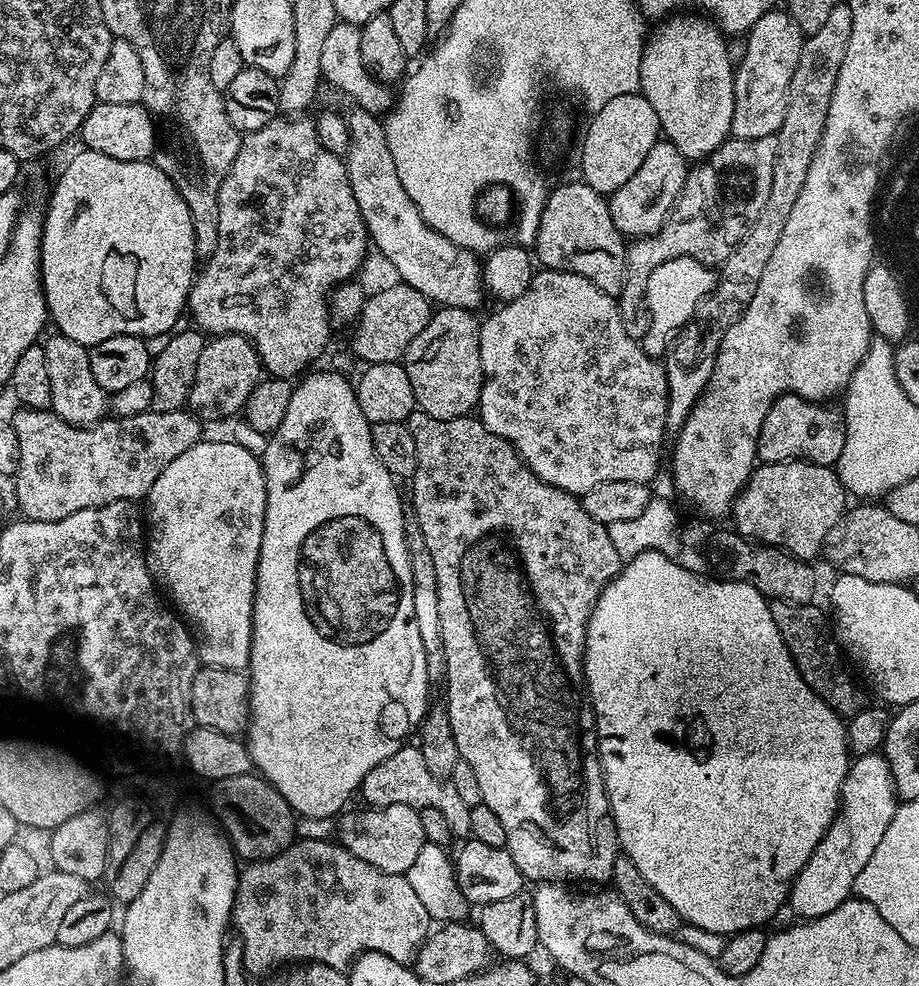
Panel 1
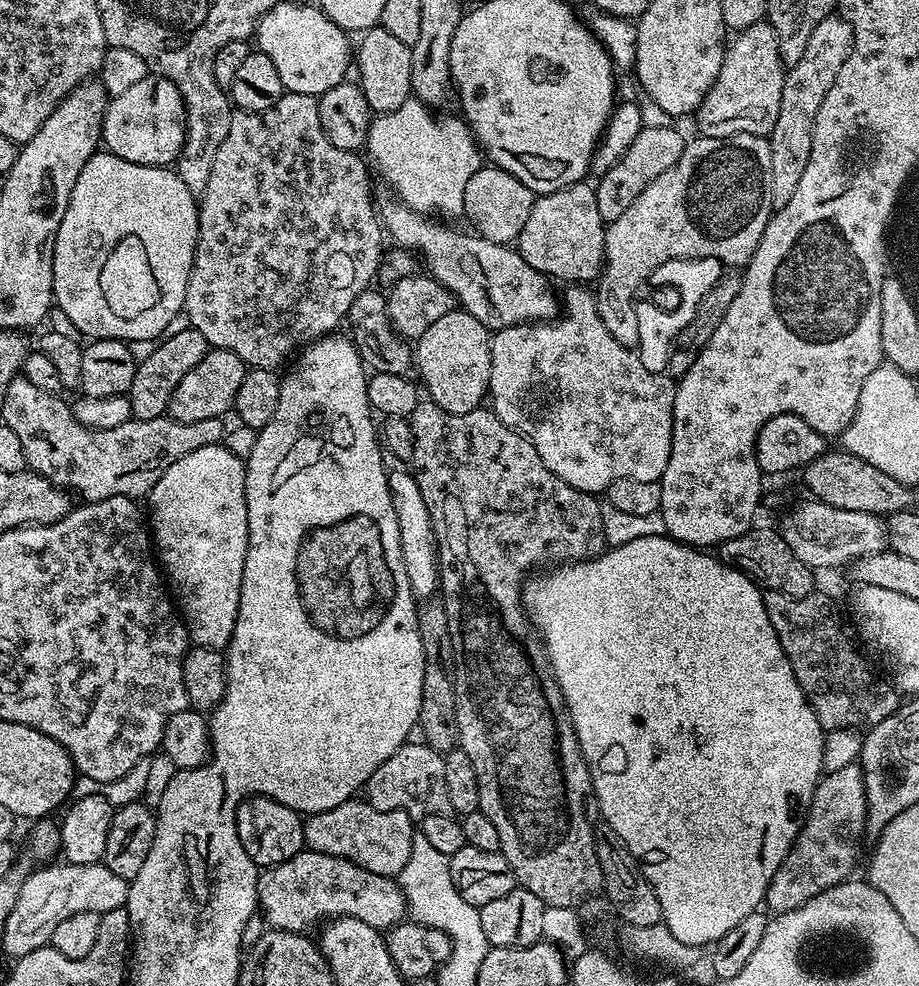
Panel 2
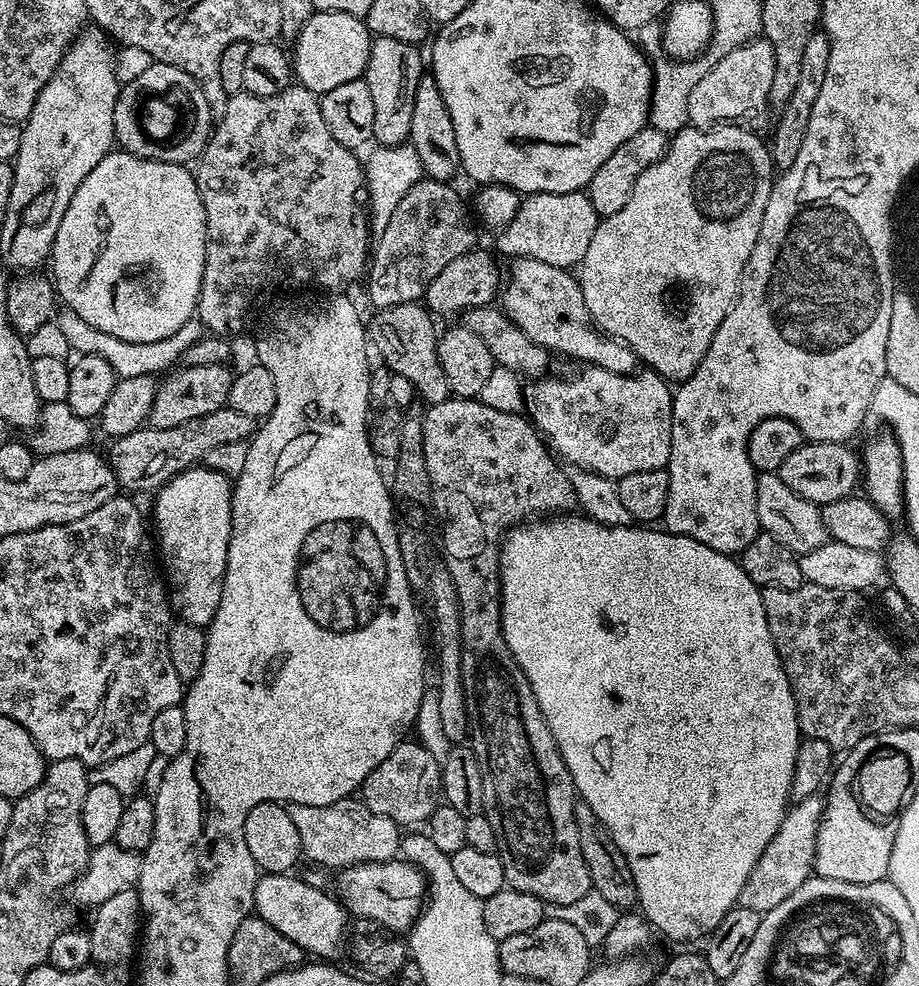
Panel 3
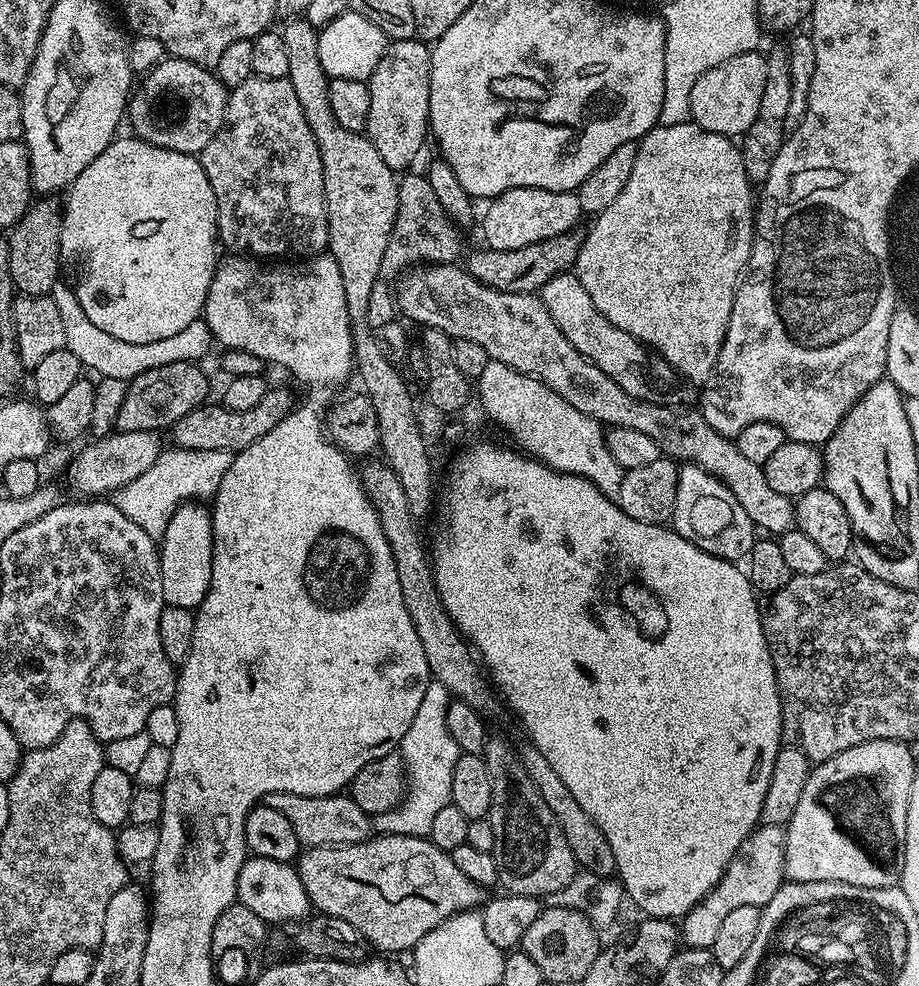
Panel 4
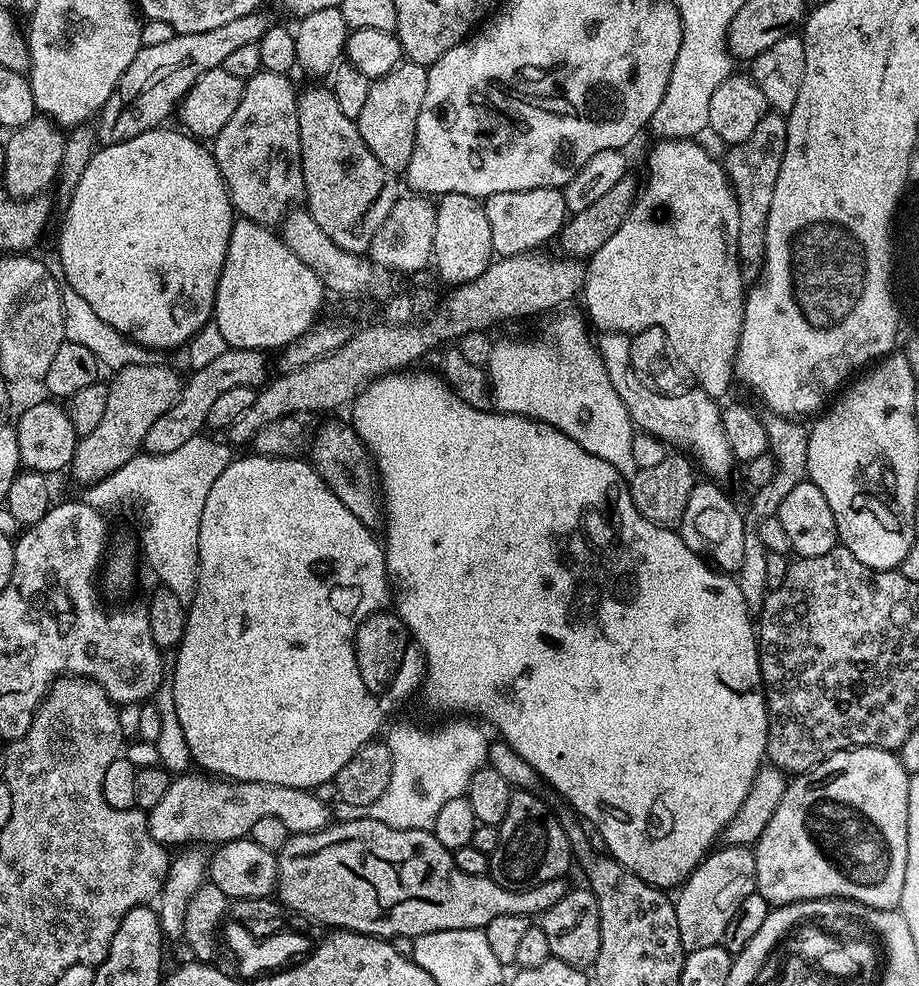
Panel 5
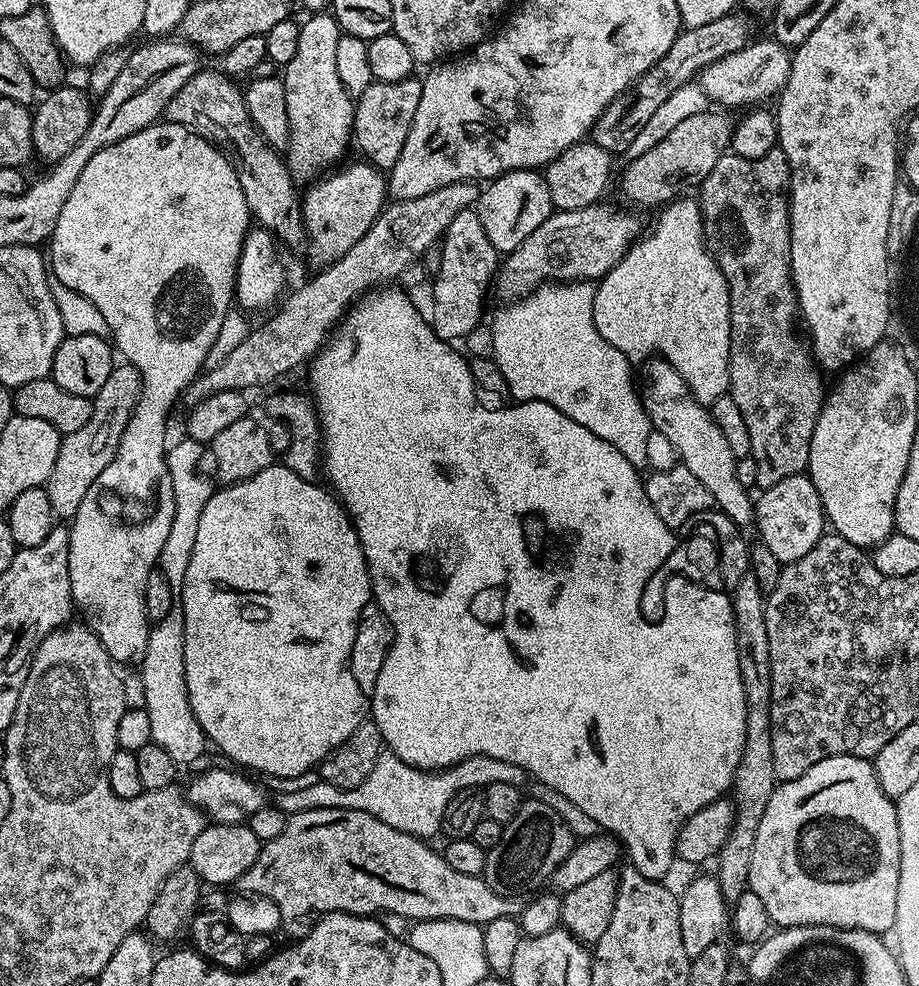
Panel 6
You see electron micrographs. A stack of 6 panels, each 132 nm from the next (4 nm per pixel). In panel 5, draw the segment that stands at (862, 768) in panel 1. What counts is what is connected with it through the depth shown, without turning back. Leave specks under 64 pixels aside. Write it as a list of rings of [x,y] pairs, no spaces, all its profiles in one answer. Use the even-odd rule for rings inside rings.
[[[729,844],[709,852],[703,862],[688,875],[688,879],[679,885],[674,896],[678,914],[678,938],[685,953],[721,943],[726,934],[726,926],[730,918],[734,918],[742,898],[755,891],[756,854],[751,847]]]

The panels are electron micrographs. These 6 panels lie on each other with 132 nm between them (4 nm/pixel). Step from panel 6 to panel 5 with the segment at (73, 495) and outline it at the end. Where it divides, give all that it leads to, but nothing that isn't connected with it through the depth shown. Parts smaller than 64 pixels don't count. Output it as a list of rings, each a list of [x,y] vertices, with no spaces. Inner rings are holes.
[[[163,362],[155,364],[139,364],[138,366],[126,366],[115,373],[116,376],[108,384],[108,397],[106,398],[106,411],[104,416],[98,422],[98,426],[85,436],[79,437],[76,441],[74,458],[70,465],[70,473],[76,480],[81,480],[81,485],[87,486],[93,484],[96,480],[106,478],[118,470],[118,466],[126,466],[130,458],[134,458],[144,447],[146,433],[149,432],[150,426],[174,406],[174,402],[180,396],[182,387],[182,376],[179,376],[172,368],[167,368]]]

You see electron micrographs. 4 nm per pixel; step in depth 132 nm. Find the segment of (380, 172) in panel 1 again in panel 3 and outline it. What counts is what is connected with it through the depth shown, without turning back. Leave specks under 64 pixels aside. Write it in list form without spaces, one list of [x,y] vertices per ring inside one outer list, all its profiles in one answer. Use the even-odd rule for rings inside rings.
[[[516,258],[511,261],[511,264],[512,269],[509,272],[507,269],[507,280],[502,288],[502,300],[504,296],[502,310],[508,315],[510,322],[514,322],[514,326],[518,326],[518,330],[522,330],[522,334],[526,334],[528,338],[538,342],[542,347],[551,350],[553,353],[561,352],[564,356],[573,356],[576,360],[584,360],[580,362],[585,365],[610,370],[614,374],[629,374],[637,367],[638,361],[630,350],[630,346],[614,339],[613,336],[606,335],[592,321],[584,305],[579,279],[569,269],[546,266],[546,262],[538,262],[530,258]]]

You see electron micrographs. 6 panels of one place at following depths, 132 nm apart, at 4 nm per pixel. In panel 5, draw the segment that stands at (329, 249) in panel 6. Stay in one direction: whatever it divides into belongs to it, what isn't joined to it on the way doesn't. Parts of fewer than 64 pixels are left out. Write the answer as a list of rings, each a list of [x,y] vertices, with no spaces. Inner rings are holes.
[[[331,87],[308,88],[305,92],[303,89],[296,109],[307,210],[342,250],[367,253],[378,226],[386,222],[386,214],[390,214],[398,199],[397,177],[370,154],[370,146],[362,142],[355,120],[342,114]]]

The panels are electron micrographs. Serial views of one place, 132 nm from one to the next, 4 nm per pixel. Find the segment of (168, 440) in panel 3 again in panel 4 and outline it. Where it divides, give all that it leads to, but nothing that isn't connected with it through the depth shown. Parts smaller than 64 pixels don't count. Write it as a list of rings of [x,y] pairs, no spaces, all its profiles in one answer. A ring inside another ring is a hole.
[[[269,387],[261,401],[253,406],[251,410],[230,410],[223,403],[205,402],[200,407],[190,410],[186,418],[182,418],[177,424],[172,425],[170,435],[171,443],[178,448],[189,448],[190,450],[226,450],[230,453],[246,450],[246,446],[254,446],[258,438],[270,434],[278,422],[282,422],[294,407],[292,396],[284,388]]]

